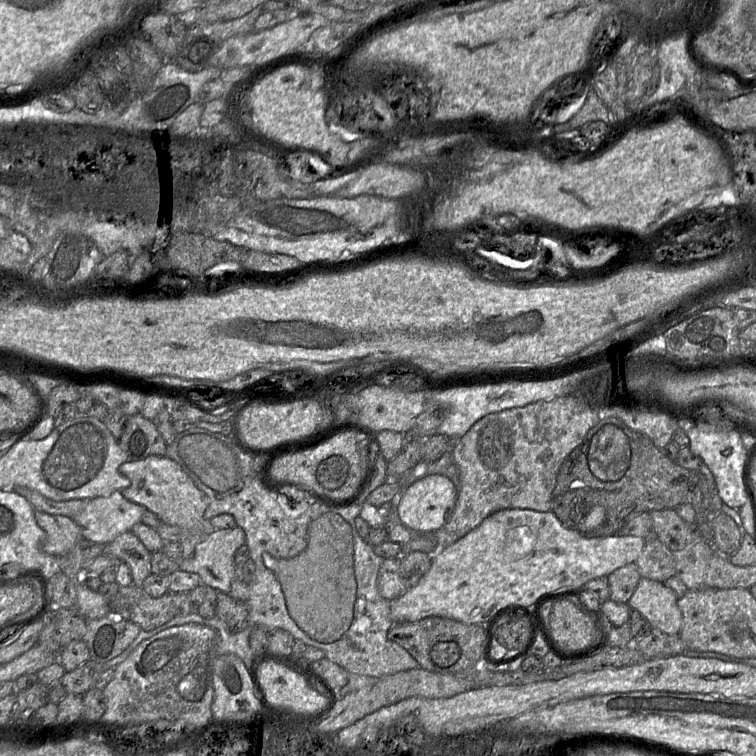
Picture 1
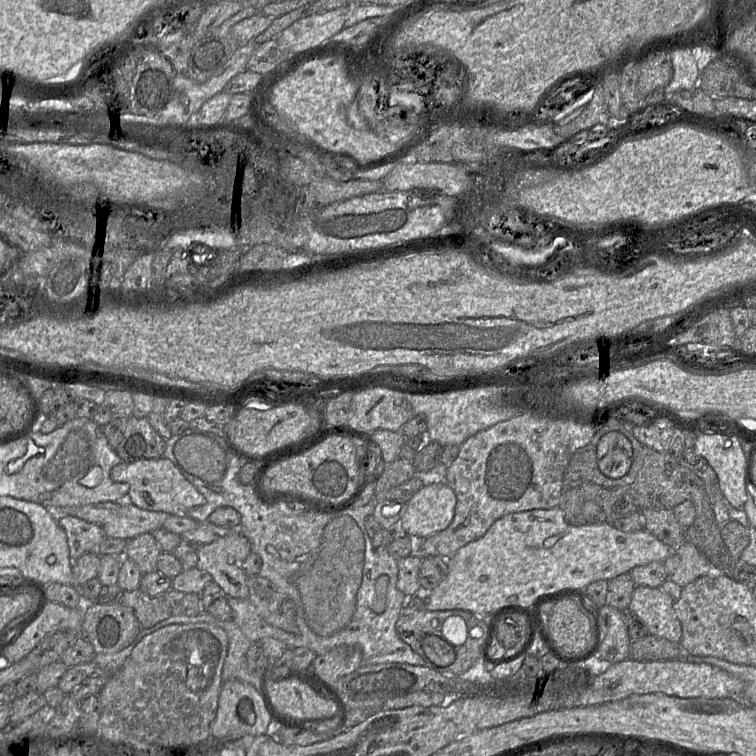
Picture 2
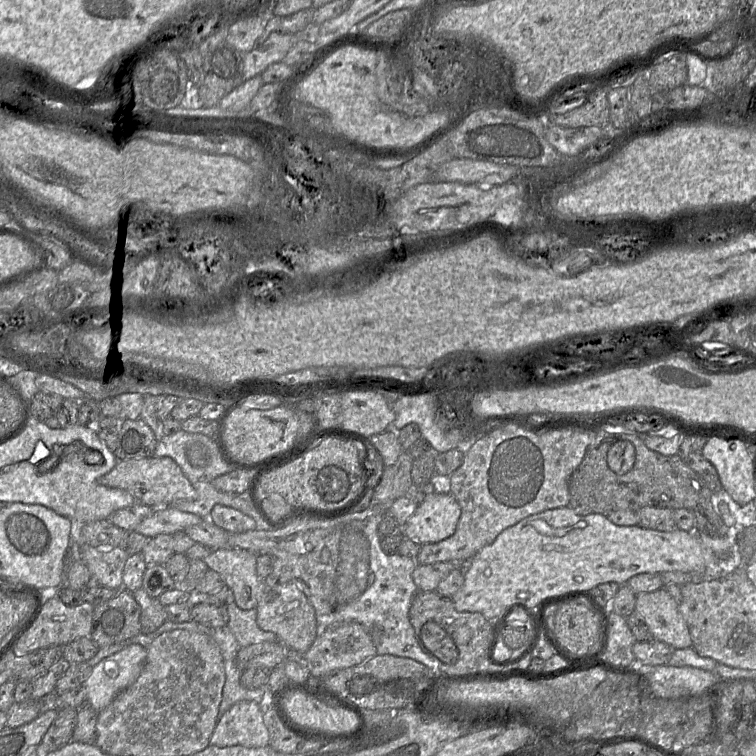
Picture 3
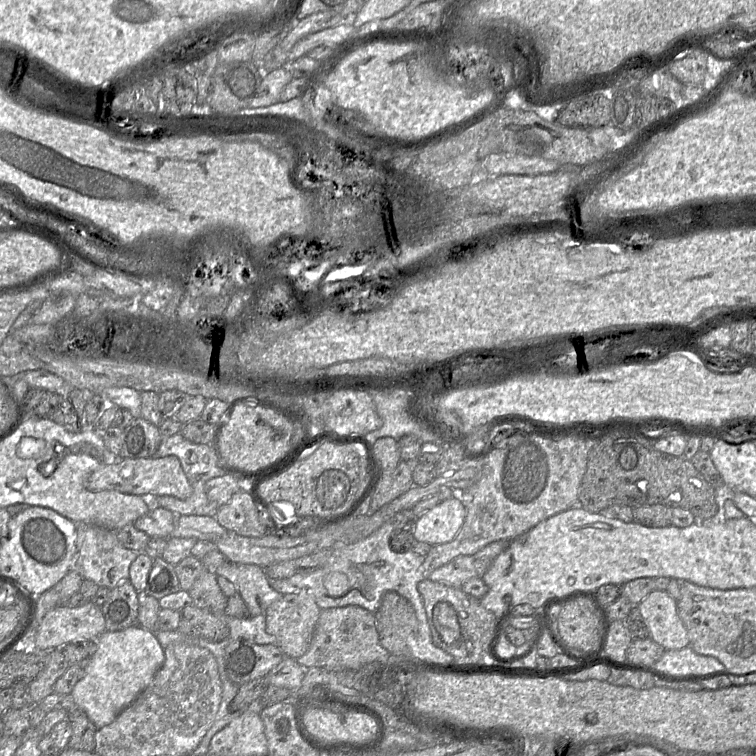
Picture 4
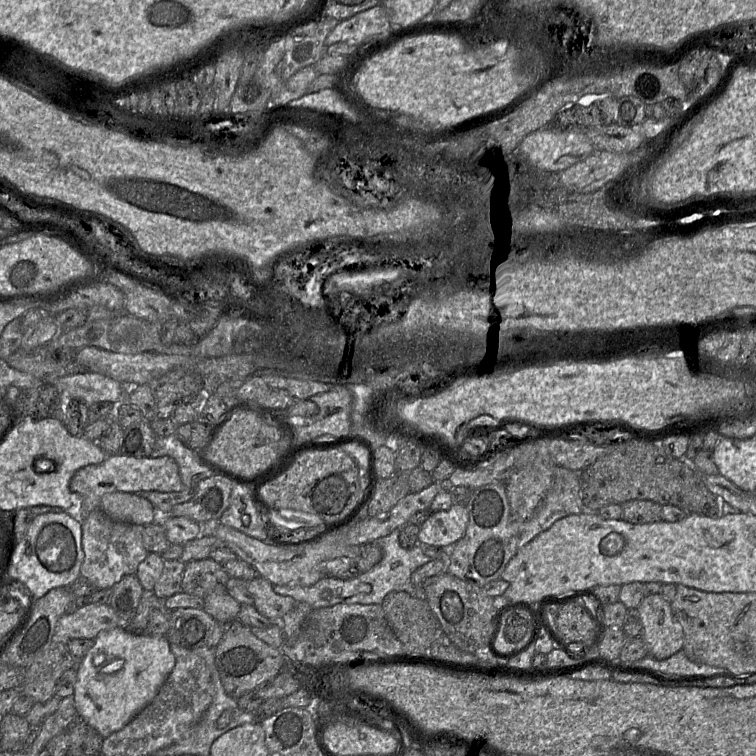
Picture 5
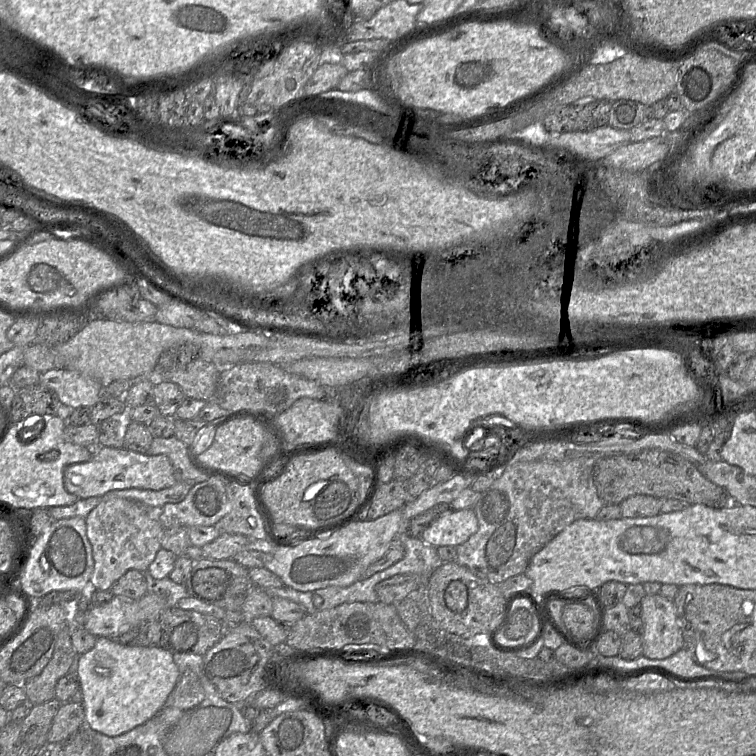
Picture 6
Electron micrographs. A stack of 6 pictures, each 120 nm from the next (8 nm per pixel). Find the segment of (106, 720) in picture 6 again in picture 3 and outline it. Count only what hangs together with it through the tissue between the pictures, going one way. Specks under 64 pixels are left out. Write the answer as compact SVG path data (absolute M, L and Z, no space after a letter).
M131 644L101 660L82 684L87 702L97 712L105 709L121 691L137 680L146 658L147 648Z

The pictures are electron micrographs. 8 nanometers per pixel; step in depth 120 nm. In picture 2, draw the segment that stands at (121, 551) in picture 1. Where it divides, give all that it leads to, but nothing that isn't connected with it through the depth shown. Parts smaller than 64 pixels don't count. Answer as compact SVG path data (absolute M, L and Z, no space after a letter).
M143 533L127 541L124 557L133 560L142 574L146 574L157 570L157 560L161 553L153 535Z

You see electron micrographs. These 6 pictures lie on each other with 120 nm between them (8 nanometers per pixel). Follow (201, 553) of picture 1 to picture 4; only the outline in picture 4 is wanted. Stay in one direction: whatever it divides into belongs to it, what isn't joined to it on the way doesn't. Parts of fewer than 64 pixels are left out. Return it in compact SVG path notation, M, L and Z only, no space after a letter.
M226 561L215 573L235 585L252 616L265 614L267 608L283 596L272 588L266 570L259 565Z

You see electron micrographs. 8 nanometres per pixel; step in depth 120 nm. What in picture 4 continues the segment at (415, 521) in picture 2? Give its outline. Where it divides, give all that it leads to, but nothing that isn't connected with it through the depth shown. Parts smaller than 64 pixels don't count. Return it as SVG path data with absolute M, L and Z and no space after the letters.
M455 494L418 517L413 527L413 537L430 545L450 542L459 532L465 517L465 504L459 494Z

